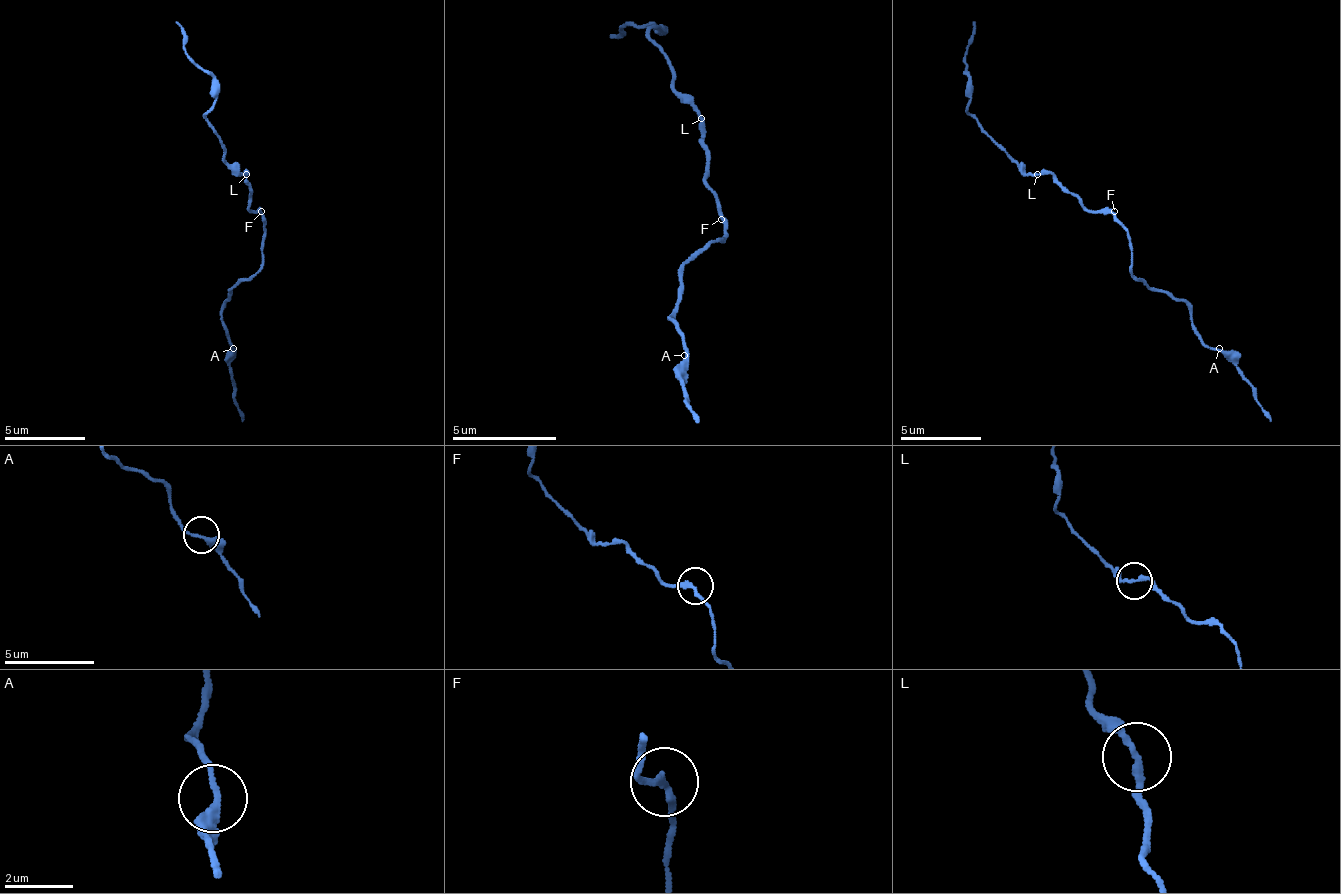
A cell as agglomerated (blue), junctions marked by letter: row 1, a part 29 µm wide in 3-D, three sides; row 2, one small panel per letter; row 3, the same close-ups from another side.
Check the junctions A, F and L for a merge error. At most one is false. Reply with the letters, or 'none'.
none

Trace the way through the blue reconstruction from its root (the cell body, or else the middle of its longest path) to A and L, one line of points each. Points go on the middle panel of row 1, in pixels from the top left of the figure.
A: (721, 214), (726, 235), (684, 266), (684, 292), (669, 318), (684, 339), (684, 355)
L: (721, 214), (721, 203), (716, 193), (705, 182), (705, 125), (700, 120)

